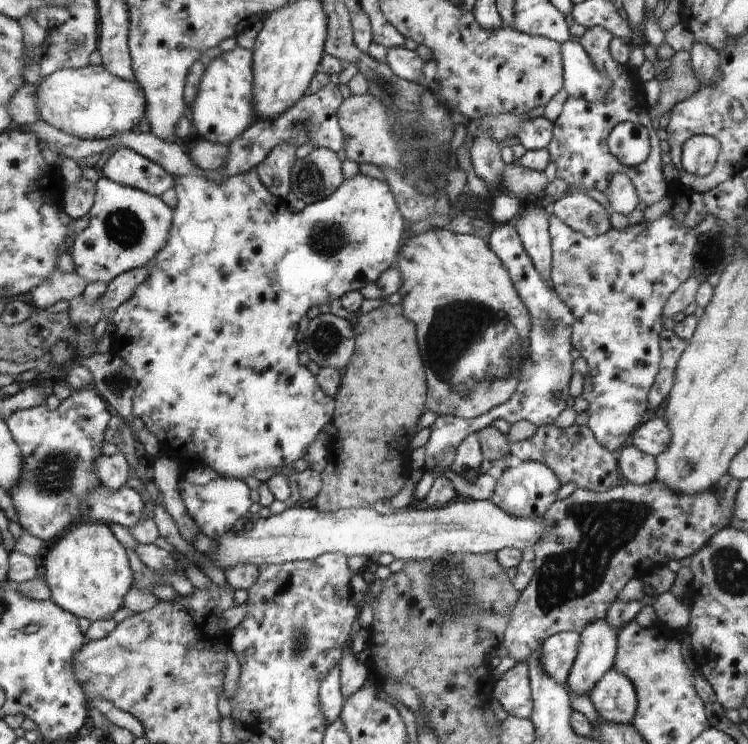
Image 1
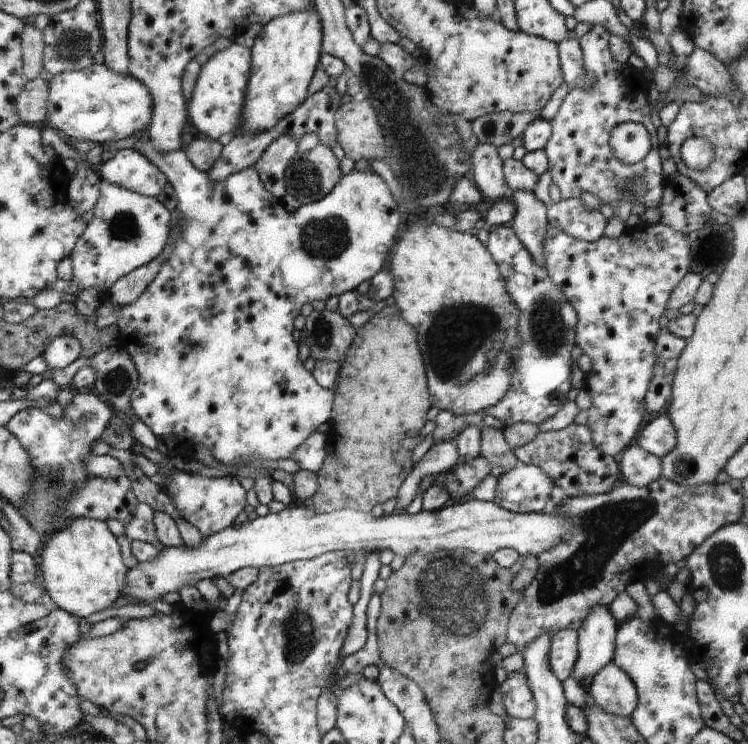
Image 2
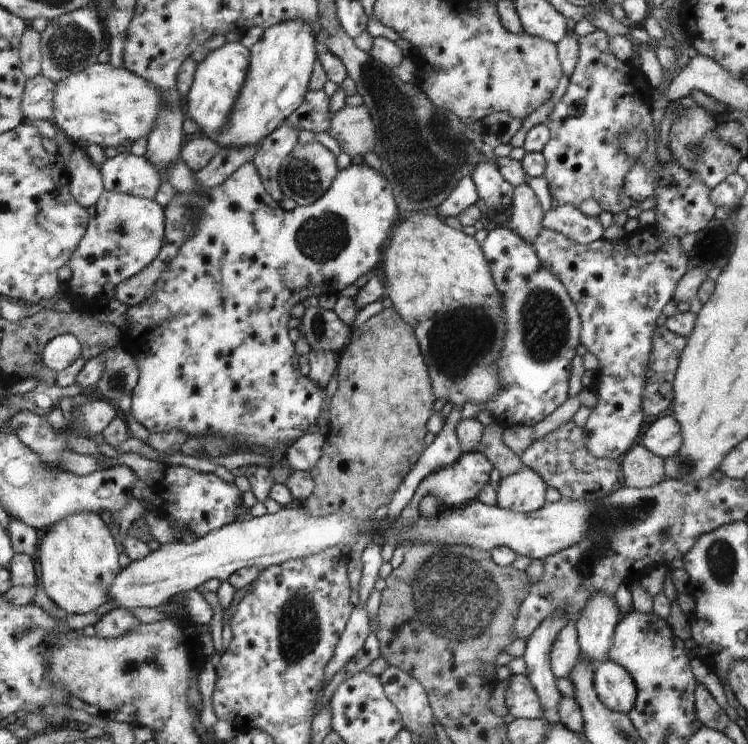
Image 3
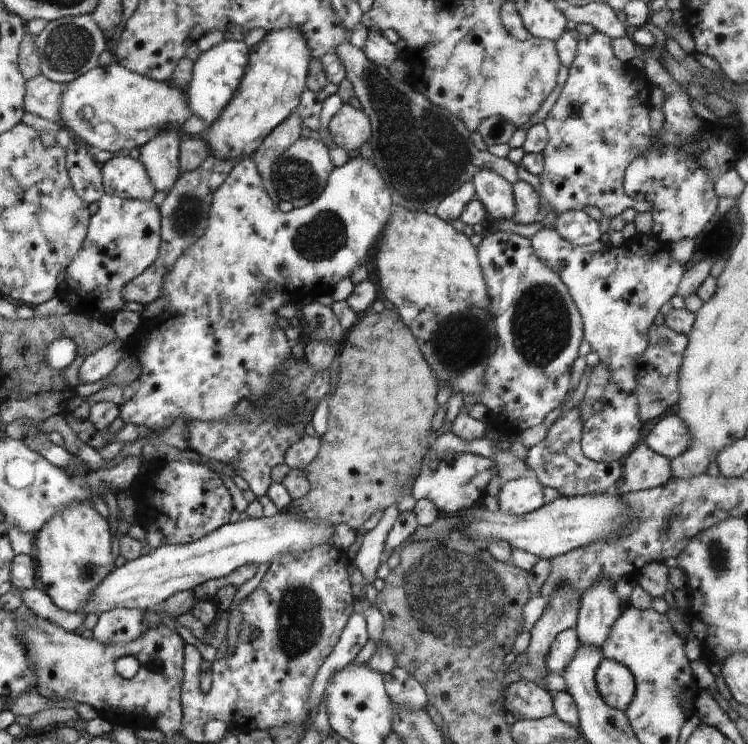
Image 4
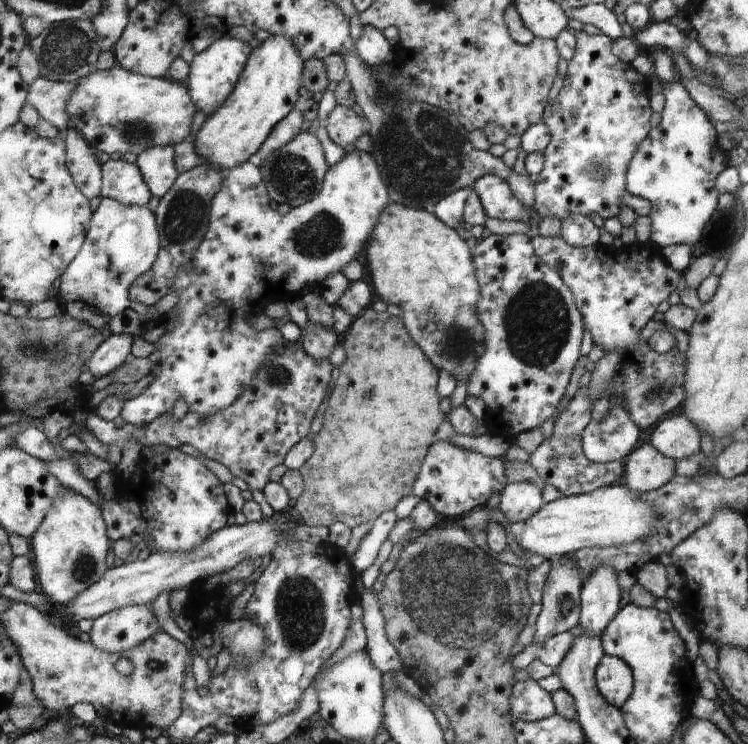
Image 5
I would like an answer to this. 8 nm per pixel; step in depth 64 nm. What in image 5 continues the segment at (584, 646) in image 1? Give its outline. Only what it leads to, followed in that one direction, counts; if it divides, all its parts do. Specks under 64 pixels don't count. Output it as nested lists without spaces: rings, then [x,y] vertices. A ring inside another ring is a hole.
[[[600,565],[583,580],[582,609],[577,628],[601,638],[604,628],[612,622],[626,597],[617,581],[619,574],[612,565]]]

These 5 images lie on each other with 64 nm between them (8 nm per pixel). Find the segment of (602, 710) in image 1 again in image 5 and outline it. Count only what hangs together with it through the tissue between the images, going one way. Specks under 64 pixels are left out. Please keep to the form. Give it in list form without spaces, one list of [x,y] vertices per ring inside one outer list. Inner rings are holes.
[[[604,655],[595,673],[600,694],[612,706],[621,708],[628,702],[634,686],[633,672],[623,659]]]

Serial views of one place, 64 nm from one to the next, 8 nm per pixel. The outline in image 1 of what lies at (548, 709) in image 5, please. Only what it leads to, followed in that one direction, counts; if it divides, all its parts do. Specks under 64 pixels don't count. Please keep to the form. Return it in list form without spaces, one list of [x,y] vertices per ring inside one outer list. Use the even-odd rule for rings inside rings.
[[[519,662],[495,680],[493,698],[513,717],[531,718],[534,696],[531,694],[530,667],[526,662]]]

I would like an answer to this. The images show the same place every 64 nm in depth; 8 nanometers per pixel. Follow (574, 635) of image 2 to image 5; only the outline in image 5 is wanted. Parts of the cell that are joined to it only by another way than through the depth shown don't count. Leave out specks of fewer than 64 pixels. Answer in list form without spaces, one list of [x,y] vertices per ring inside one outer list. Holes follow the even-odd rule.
[[[564,631],[547,638],[542,644],[530,643],[513,658],[514,665],[517,669],[528,667],[533,660],[540,660],[554,668],[558,669],[564,662],[568,652],[574,646],[575,636],[571,631]]]

